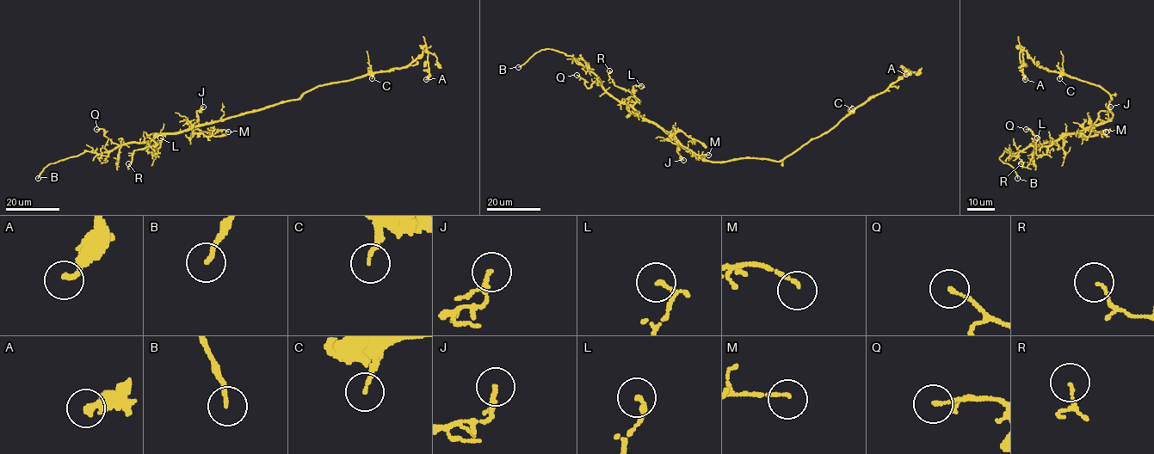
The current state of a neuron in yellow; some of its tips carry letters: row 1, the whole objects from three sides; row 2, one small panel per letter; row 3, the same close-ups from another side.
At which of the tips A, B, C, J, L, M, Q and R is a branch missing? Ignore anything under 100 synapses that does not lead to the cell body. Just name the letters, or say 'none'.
B

